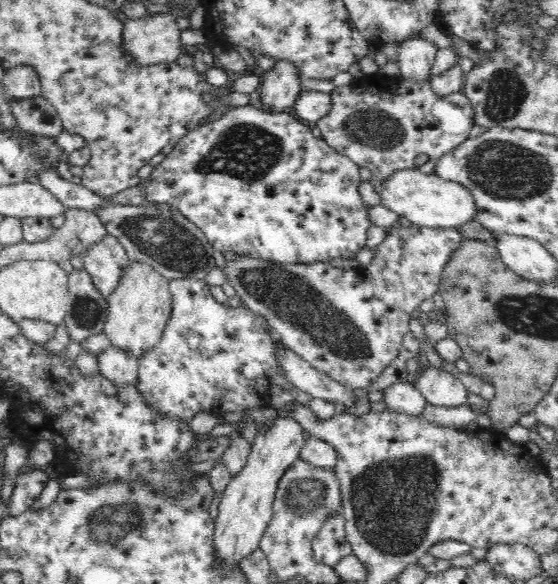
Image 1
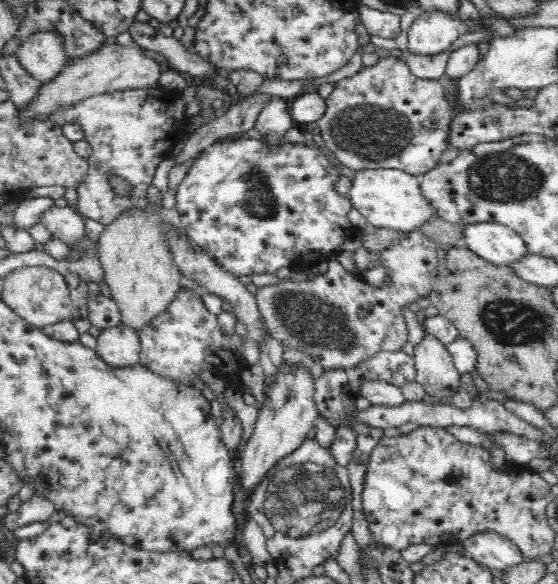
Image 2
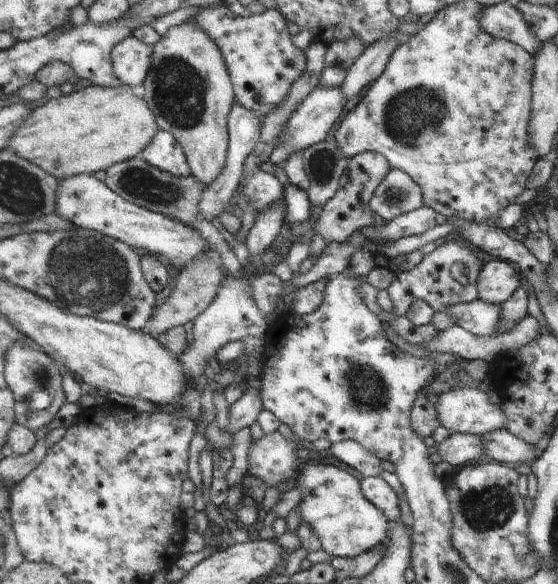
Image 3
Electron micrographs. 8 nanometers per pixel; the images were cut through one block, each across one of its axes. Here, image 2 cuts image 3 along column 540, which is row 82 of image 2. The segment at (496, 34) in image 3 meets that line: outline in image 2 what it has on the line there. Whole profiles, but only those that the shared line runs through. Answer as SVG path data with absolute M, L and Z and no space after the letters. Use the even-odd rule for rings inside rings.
M36 32L28 38L20 50L16 50L16 58L22 68L42 84L52 82L68 64L64 40L56 32Z

